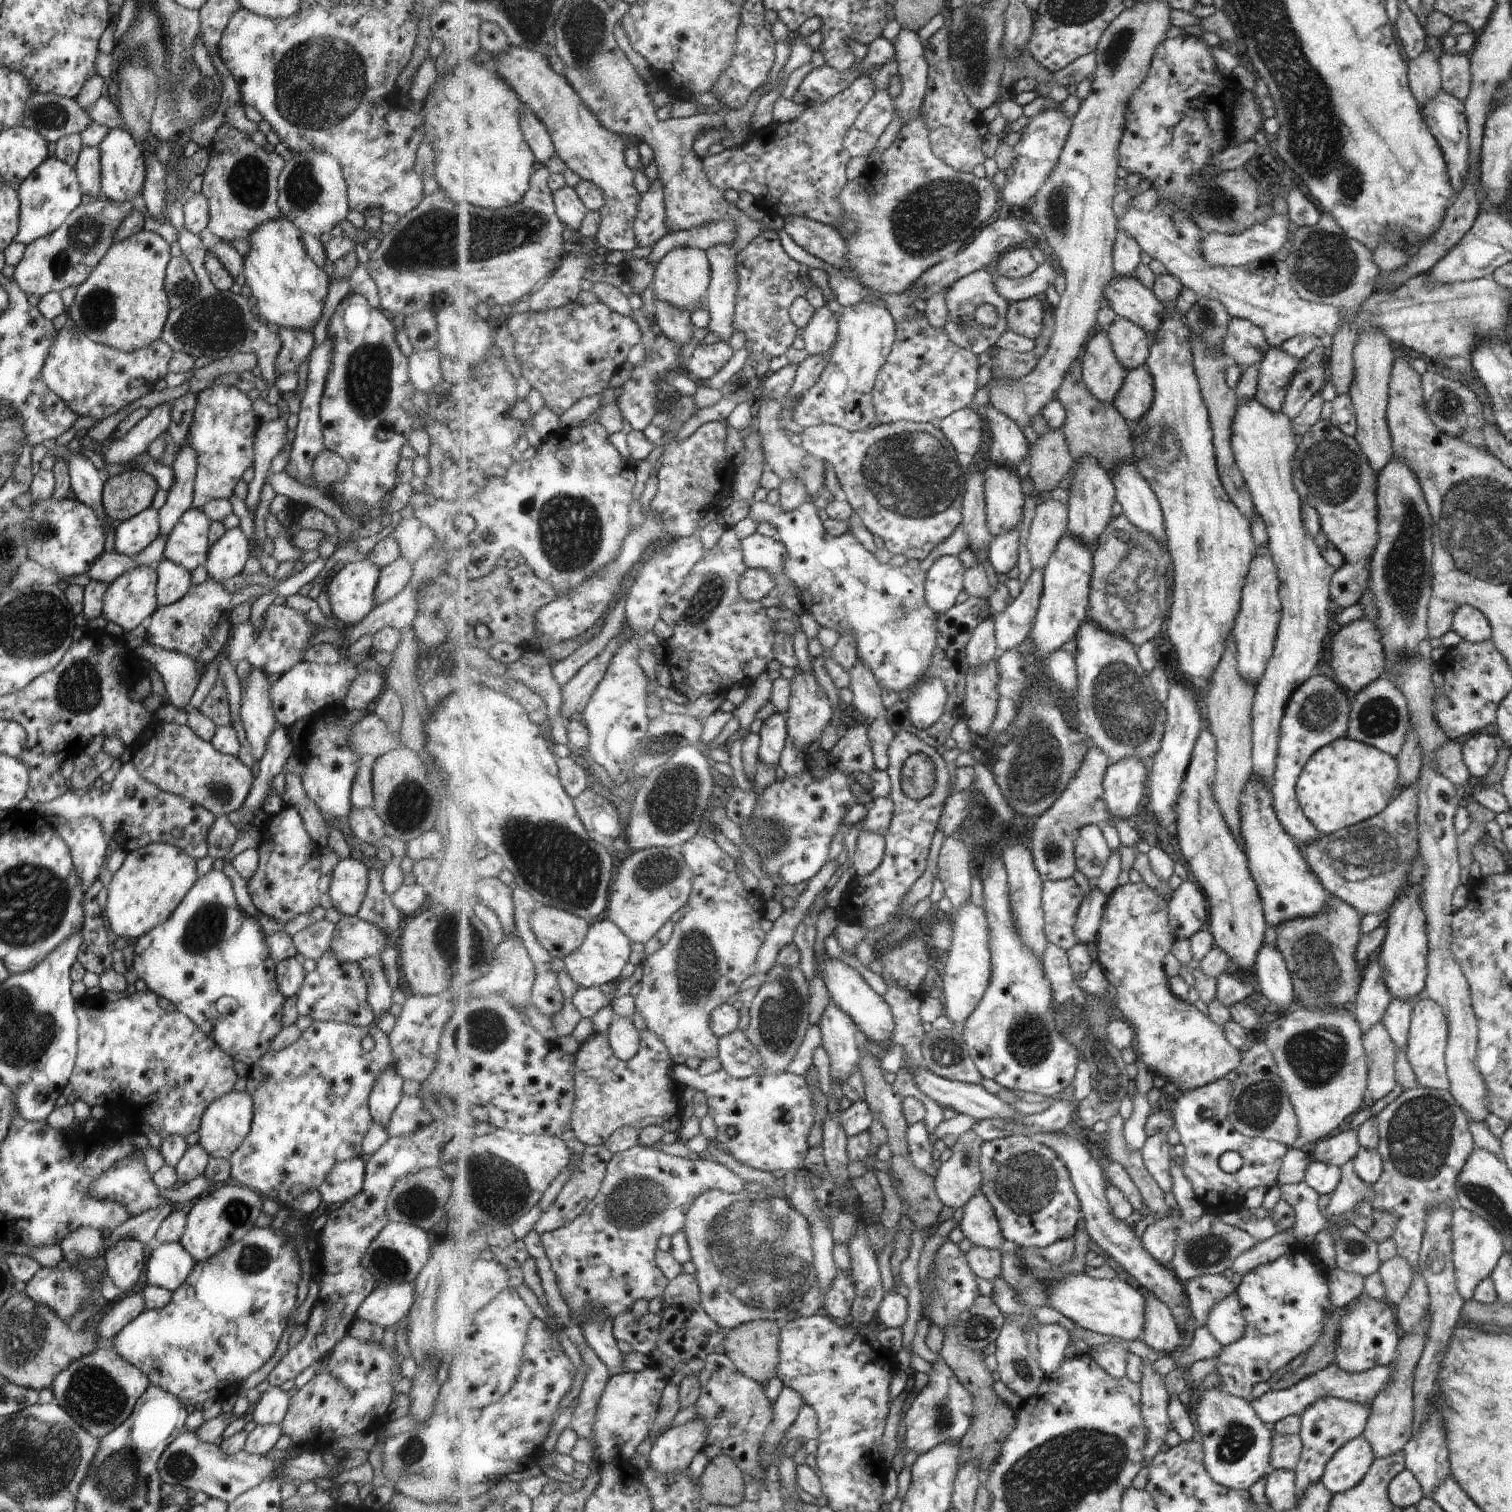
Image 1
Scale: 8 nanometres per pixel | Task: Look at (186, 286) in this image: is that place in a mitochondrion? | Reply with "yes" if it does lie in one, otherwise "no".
yes

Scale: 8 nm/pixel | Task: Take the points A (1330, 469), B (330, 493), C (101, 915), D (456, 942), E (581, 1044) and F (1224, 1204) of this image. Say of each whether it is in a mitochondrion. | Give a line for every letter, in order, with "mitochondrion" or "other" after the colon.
A: mitochondrion
B: other
C: other
D: mitochondrion
E: other
F: other

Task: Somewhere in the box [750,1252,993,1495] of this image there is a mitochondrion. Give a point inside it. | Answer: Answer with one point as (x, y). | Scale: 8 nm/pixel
(941, 1417)

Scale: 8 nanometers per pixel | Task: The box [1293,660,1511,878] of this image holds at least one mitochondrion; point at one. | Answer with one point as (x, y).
(1319, 712)

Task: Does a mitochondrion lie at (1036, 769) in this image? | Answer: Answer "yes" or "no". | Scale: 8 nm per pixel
yes

